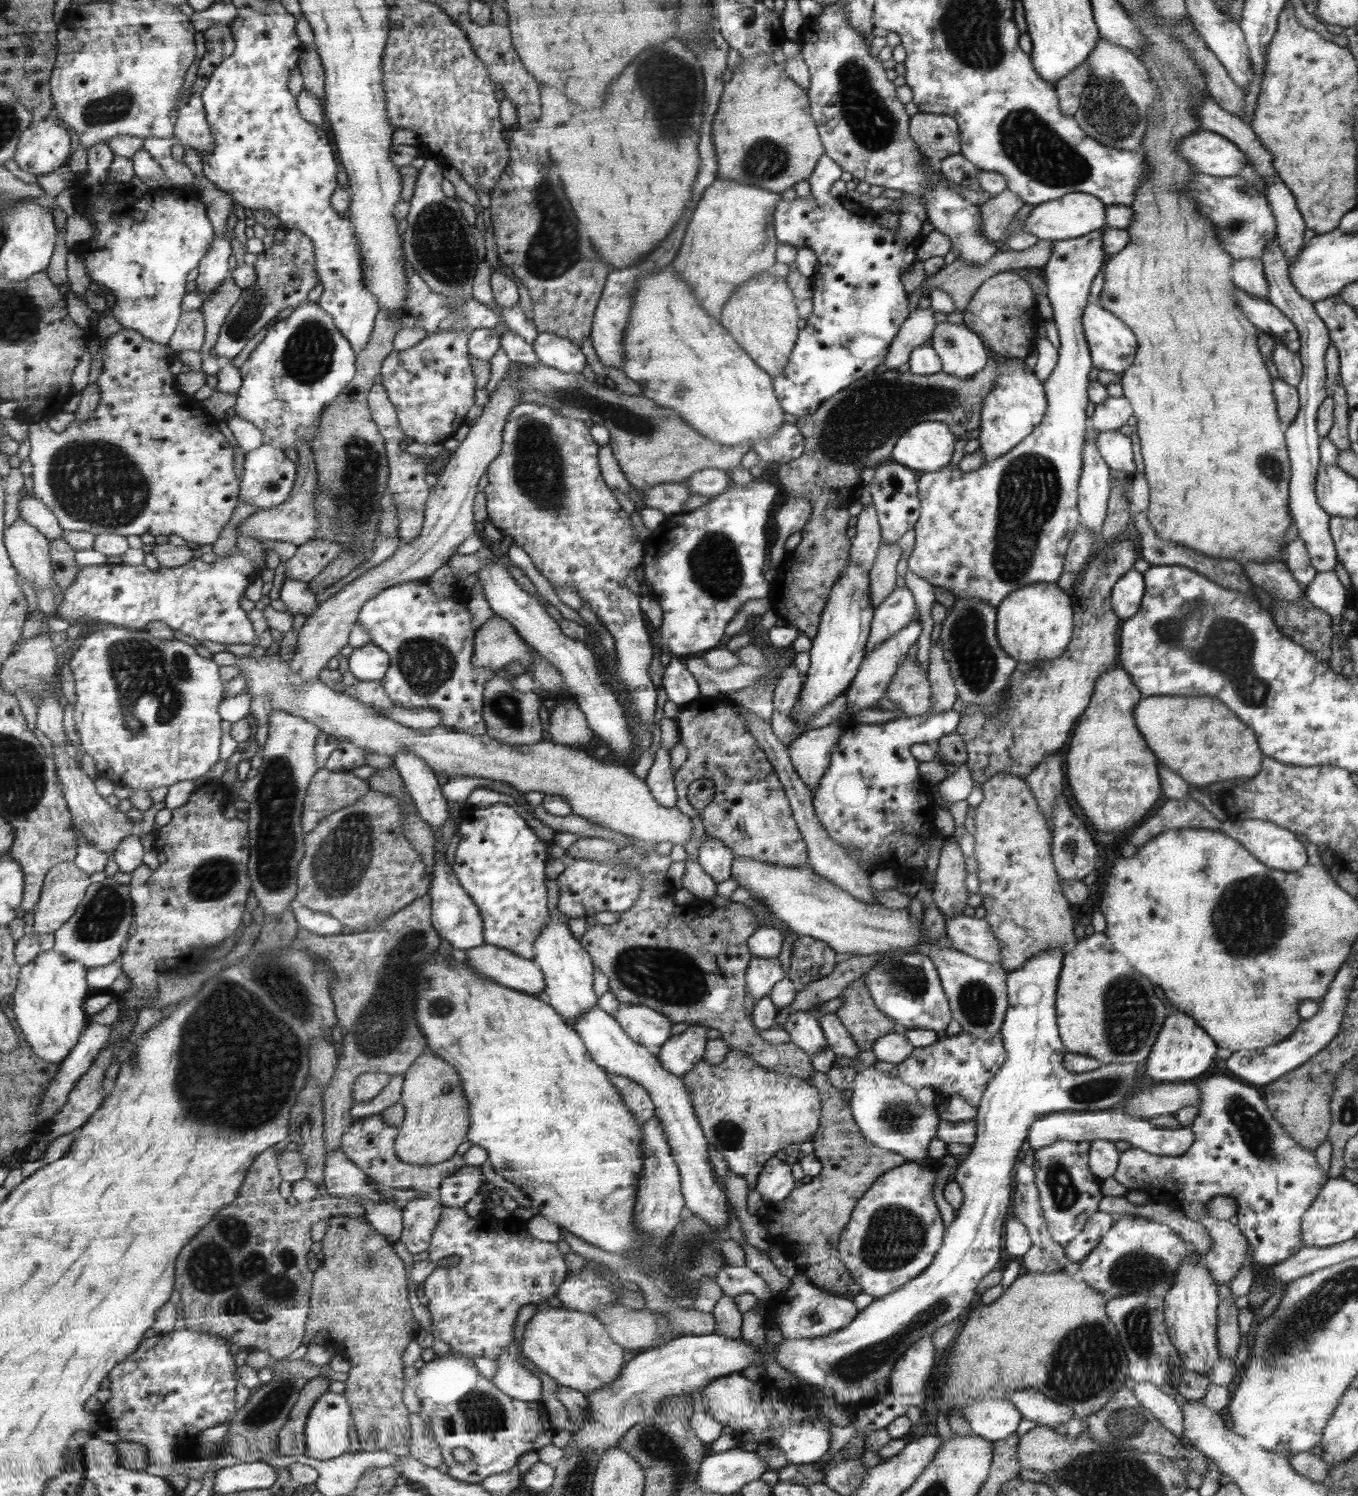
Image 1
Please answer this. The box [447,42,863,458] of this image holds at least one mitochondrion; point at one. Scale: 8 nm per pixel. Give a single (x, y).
(673, 83)

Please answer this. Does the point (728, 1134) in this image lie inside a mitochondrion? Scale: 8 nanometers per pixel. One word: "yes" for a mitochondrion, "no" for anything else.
yes

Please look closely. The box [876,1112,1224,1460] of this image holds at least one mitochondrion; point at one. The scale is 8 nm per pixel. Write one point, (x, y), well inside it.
(1085, 1364)

